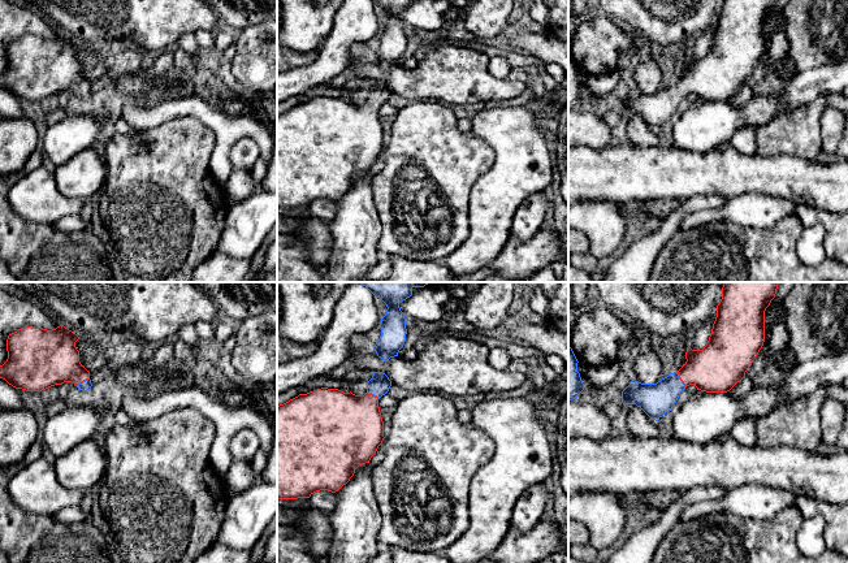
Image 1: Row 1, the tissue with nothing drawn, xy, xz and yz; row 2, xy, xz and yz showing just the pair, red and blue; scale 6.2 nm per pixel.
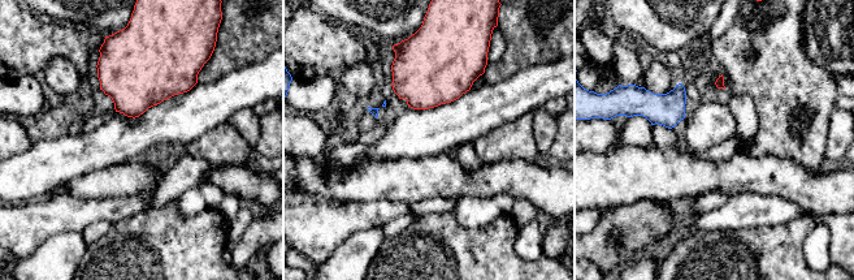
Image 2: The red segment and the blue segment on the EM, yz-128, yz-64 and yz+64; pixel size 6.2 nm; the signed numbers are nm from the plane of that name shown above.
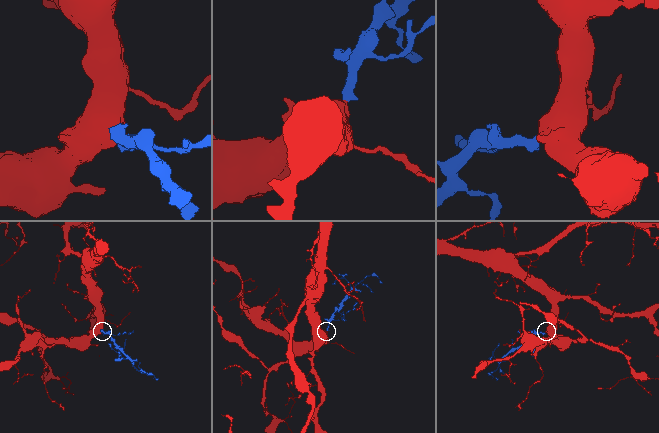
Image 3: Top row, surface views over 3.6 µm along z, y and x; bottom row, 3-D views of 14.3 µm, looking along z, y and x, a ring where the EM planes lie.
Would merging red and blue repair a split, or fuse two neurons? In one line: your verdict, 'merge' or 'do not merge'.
merge

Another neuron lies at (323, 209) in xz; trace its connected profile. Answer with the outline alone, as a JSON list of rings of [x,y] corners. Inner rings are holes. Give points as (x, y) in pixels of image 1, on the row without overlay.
[[[320,199],[310,205],[310,218],[317,218],[329,226],[337,215],[337,205],[328,199]]]

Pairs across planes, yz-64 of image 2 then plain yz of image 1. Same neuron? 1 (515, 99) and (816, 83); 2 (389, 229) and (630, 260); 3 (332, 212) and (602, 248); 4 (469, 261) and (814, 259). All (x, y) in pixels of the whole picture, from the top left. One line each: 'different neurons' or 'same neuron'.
1: same neuron
2: different neurons
3: same neuron
4: different neurons

